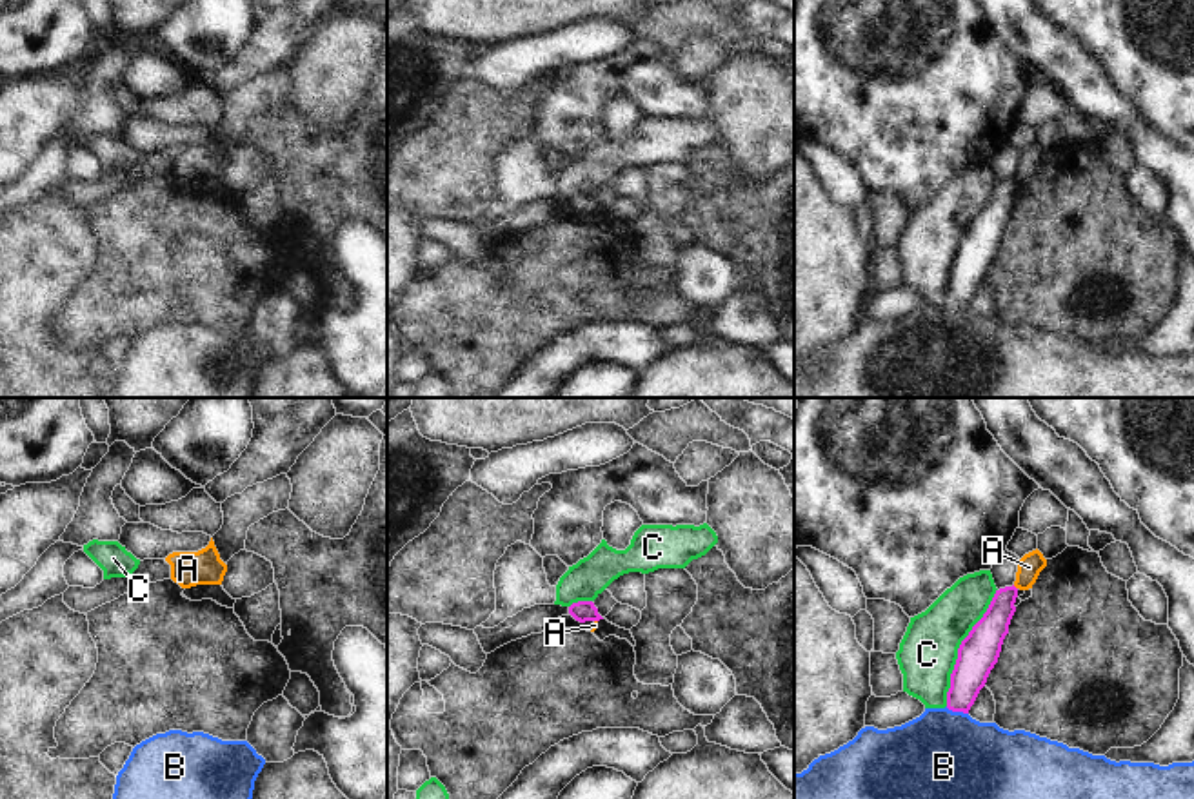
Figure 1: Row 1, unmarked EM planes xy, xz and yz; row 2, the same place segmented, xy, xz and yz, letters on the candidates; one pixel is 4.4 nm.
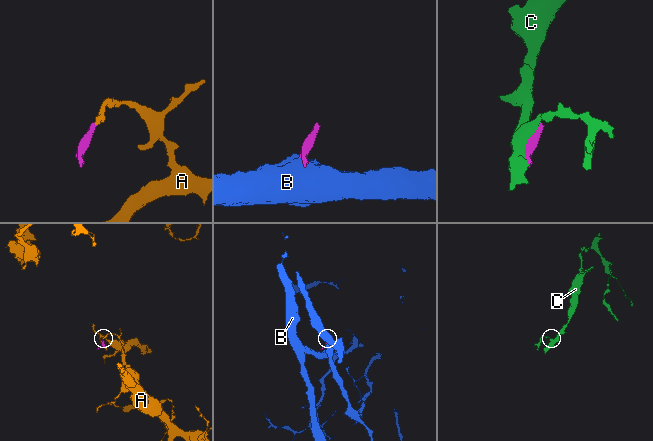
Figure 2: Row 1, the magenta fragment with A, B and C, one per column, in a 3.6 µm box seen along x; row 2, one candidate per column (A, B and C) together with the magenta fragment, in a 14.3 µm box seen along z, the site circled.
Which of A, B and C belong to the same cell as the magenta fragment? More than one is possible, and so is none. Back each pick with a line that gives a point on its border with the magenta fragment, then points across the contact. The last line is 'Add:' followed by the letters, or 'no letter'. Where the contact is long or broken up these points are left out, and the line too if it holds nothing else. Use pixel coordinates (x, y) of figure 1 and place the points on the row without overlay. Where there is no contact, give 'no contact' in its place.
Add: no letter

